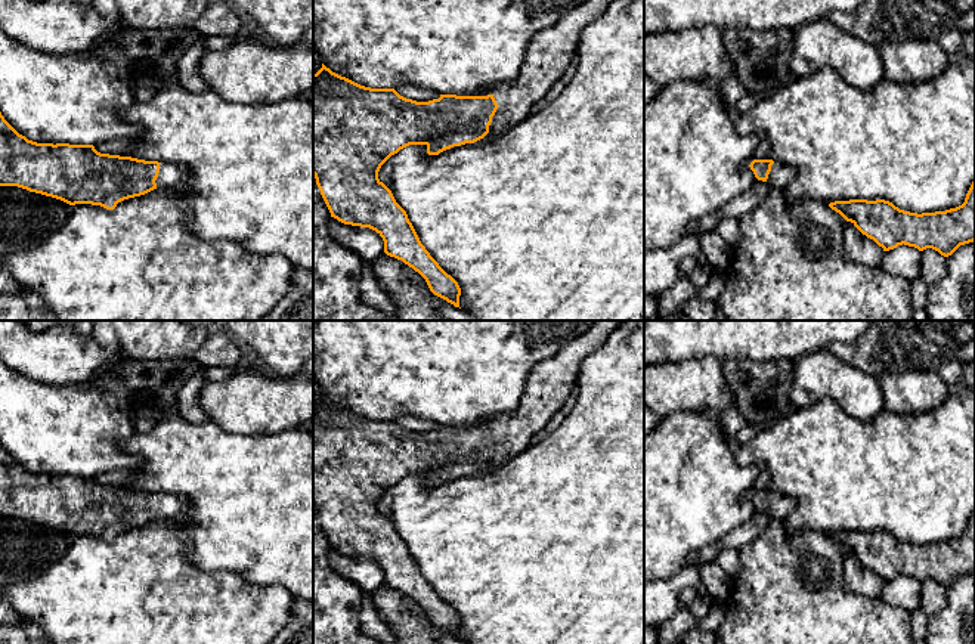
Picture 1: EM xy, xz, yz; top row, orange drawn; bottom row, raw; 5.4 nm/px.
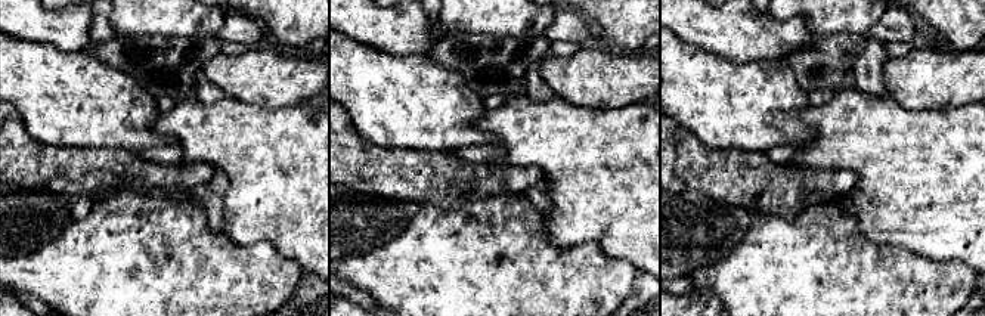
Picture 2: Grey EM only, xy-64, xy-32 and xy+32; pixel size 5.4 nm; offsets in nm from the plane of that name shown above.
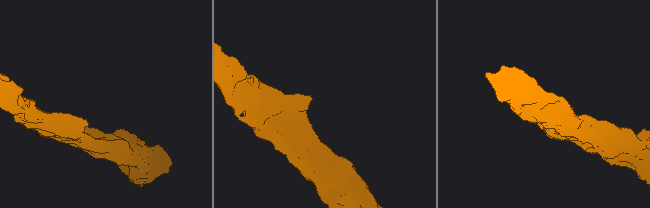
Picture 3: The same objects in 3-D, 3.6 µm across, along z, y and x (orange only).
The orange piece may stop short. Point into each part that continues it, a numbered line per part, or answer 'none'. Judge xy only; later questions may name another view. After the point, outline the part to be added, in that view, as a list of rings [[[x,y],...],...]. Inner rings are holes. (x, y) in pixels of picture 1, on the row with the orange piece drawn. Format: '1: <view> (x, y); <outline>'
1: xy (172, 176); [[[161,162],[160,173],[155,180],[157,188],[173,191],[180,188],[188,179],[188,168],[182,164]]]

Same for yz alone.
1: yz (780, 175); [[[774,162],[767,179],[767,185],[773,189],[784,189],[792,180],[795,171],[792,167],[783,162]]]

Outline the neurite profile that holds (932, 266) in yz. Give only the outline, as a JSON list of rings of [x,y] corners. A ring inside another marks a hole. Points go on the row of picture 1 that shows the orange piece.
[[[932,248],[920,251],[919,276],[929,287],[940,281],[947,270],[945,257]]]

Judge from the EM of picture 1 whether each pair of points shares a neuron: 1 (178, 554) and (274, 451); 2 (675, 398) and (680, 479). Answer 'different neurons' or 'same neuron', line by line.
1: different neurons
2: different neurons

